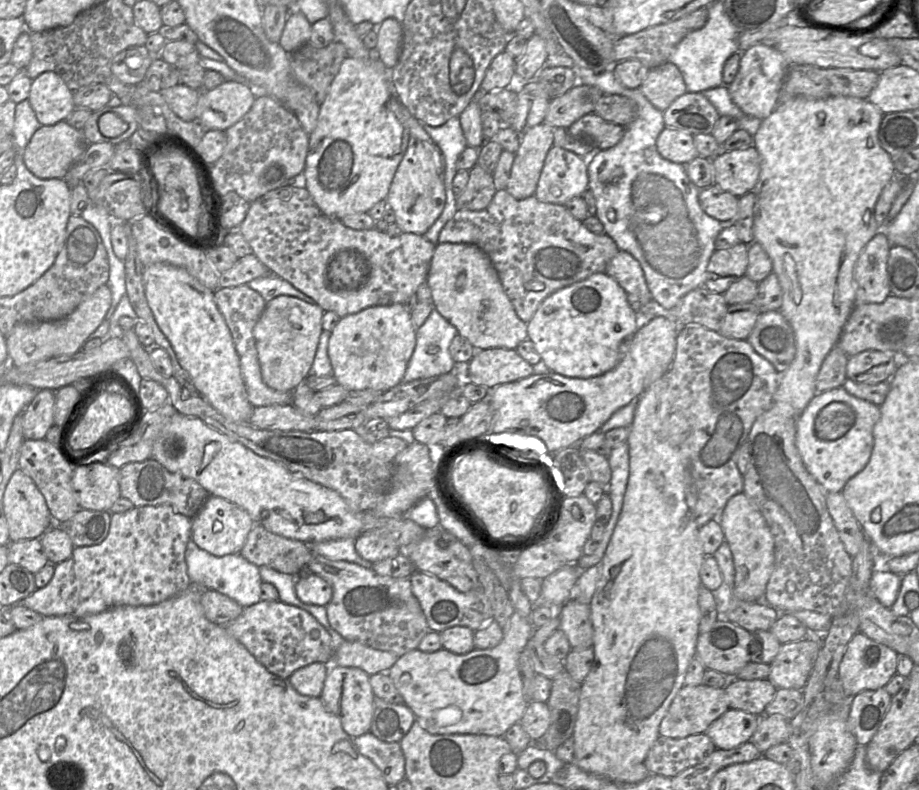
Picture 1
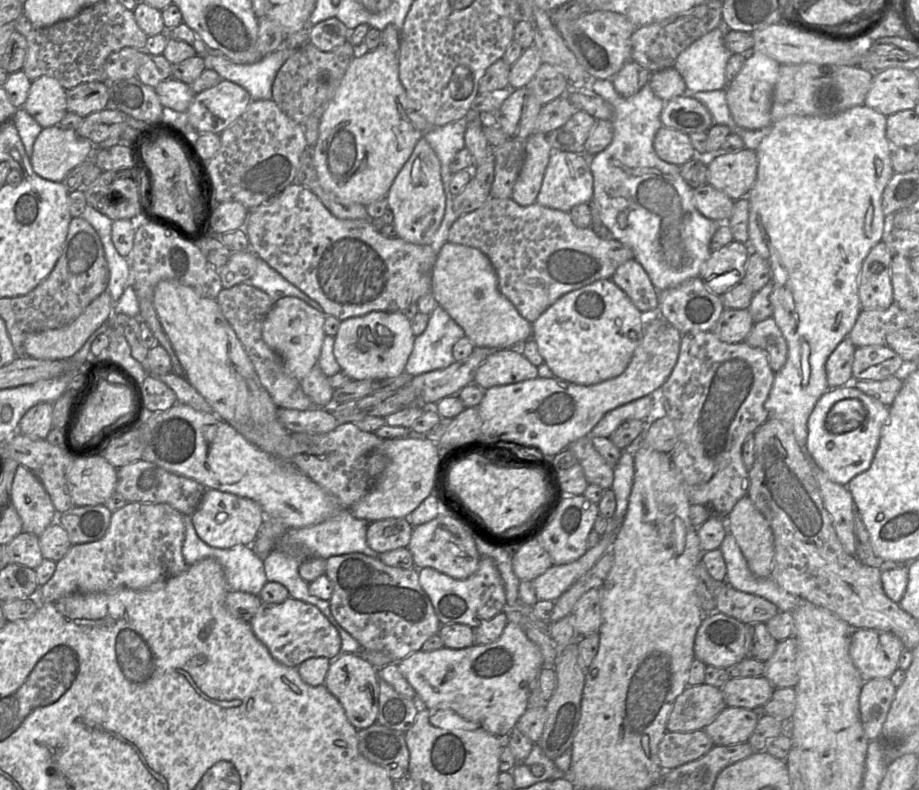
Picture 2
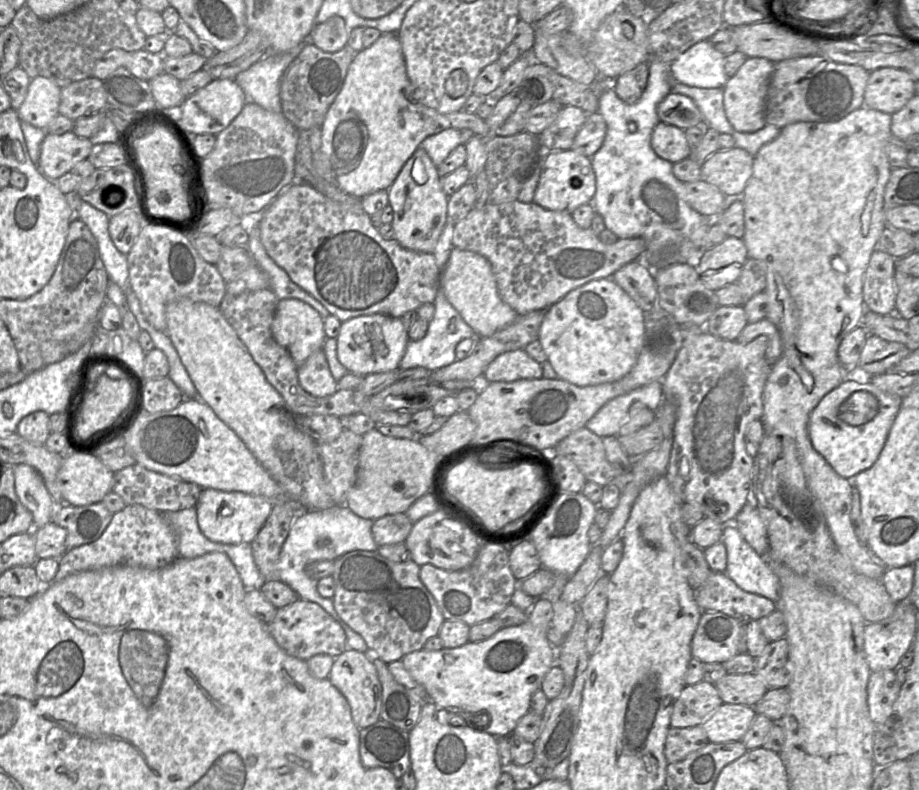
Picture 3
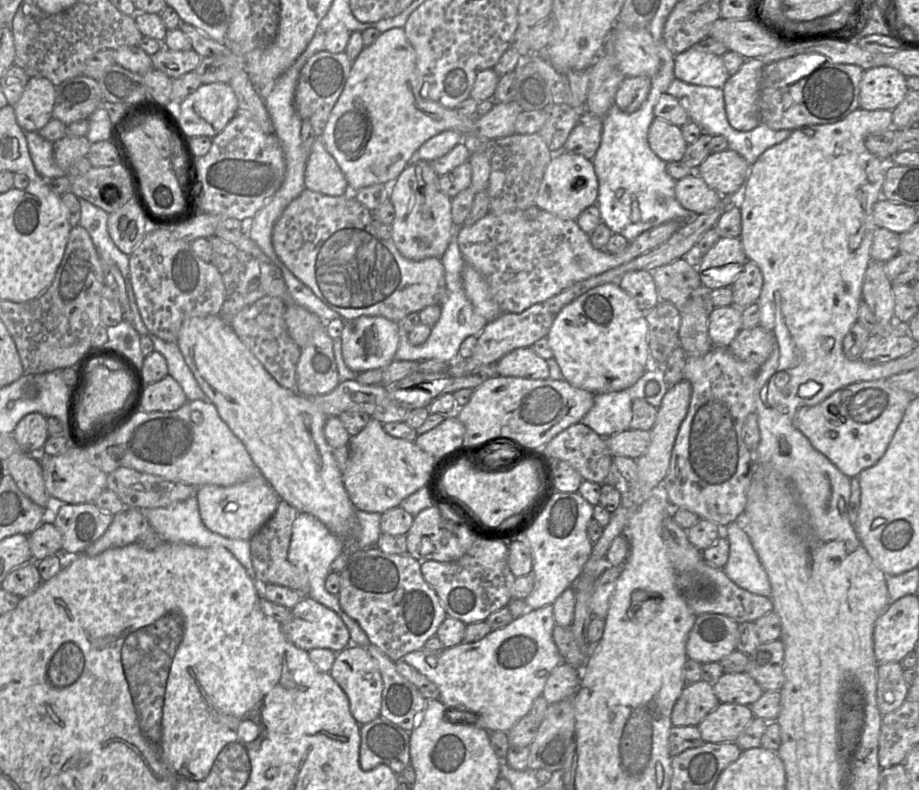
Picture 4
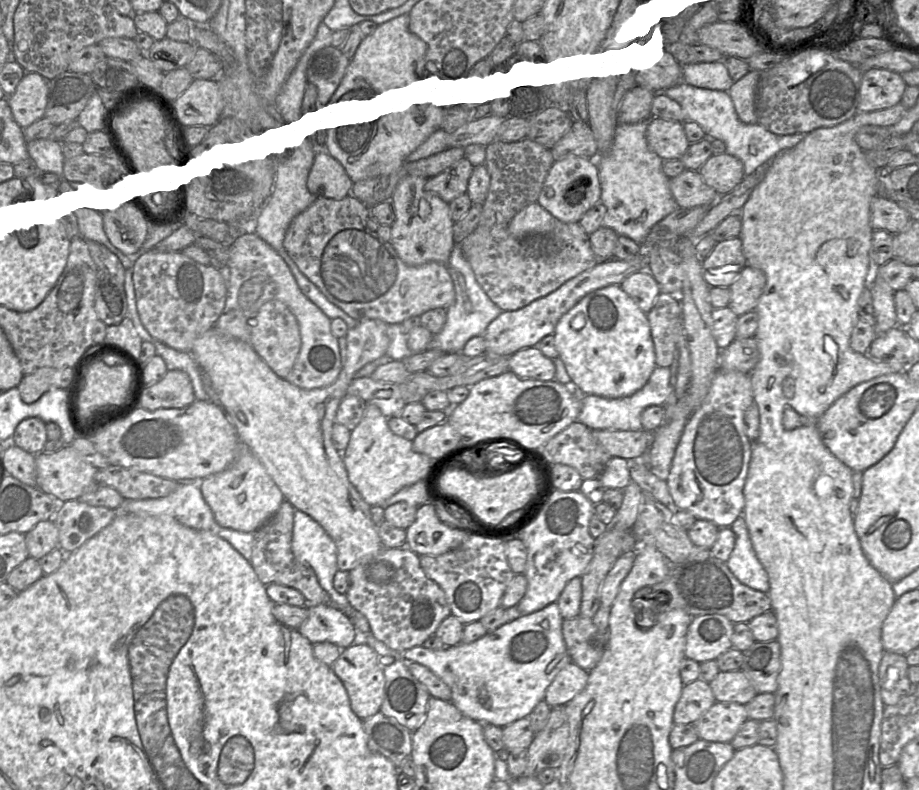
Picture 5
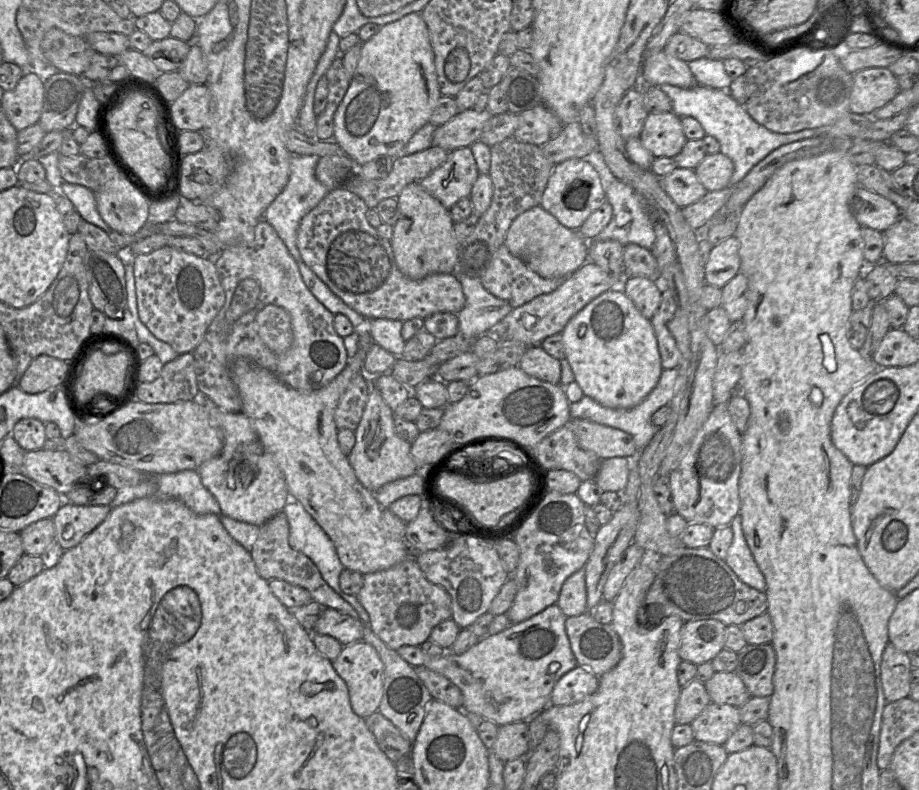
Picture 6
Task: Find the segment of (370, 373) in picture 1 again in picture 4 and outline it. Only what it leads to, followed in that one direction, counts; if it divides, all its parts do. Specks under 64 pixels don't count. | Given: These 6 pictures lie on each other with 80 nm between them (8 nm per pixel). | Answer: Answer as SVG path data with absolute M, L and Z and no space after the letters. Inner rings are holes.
M359 316L346 321L340 336L345 364L355 373L386 368L394 360L400 333L399 323L383 316Z

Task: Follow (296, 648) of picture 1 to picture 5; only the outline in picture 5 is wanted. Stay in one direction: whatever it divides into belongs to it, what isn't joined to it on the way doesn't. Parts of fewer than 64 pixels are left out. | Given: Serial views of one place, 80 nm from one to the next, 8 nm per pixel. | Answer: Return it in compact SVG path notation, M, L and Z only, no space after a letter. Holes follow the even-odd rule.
M307 605L308 617L297 629L312 644L331 642L347 648L355 639L356 630L350 619L333 605Z

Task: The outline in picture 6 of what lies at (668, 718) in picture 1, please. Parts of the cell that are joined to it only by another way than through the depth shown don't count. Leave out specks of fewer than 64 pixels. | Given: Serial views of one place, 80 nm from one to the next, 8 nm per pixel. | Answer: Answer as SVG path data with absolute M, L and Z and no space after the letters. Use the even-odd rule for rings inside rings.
M693 679L681 689L675 708L675 725L691 724L710 702L705 683Z

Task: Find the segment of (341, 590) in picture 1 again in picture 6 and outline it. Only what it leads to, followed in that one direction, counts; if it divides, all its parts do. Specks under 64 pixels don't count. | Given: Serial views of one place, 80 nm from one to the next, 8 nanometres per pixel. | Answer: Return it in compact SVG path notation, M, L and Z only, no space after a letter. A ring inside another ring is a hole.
M413 552L389 569L365 574L357 599L369 614L374 634L394 650L405 645L421 646L436 625L452 617L450 595L425 577Z

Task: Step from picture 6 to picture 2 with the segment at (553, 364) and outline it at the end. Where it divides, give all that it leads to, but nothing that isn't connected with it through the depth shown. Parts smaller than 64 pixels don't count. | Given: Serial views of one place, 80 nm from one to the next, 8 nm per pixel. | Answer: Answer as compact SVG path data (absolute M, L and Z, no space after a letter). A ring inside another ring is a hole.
M518 348L497 349L477 368L474 384L483 390L538 377L538 369Z

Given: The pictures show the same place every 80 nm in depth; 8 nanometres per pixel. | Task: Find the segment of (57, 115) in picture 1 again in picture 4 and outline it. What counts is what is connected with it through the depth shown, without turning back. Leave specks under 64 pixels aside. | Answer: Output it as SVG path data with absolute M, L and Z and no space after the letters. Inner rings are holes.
M31 77L18 102L12 106L24 132L38 132L51 119L56 87L46 78Z

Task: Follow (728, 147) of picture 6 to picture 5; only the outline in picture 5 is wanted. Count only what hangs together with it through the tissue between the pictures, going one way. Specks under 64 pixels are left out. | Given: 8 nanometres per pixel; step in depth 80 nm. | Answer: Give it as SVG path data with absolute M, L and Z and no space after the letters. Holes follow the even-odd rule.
M684 80L663 90L667 96L682 107L685 119L698 123L706 137L720 139L726 145L726 153L739 158L744 165L745 176L753 173L758 167L768 164L779 152L793 148L807 133L779 135L768 131L759 122L747 124L742 122L735 110L727 91L713 90L690 85Z

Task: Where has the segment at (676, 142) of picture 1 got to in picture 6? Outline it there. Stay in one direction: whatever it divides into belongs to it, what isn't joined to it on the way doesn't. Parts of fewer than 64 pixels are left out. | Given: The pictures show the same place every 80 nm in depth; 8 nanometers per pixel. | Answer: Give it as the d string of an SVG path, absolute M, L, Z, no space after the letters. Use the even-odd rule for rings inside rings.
M672 111L650 113L644 122L640 139L643 146L655 158L674 158L687 141L681 118Z

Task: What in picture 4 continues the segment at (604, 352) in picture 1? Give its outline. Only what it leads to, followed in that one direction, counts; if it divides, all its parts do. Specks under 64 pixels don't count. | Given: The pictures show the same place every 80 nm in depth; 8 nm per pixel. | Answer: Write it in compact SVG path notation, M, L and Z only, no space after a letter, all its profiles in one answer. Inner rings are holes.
M618 283L594 287L564 306L547 334L564 379L593 394L633 386L651 365L648 323L637 302Z

